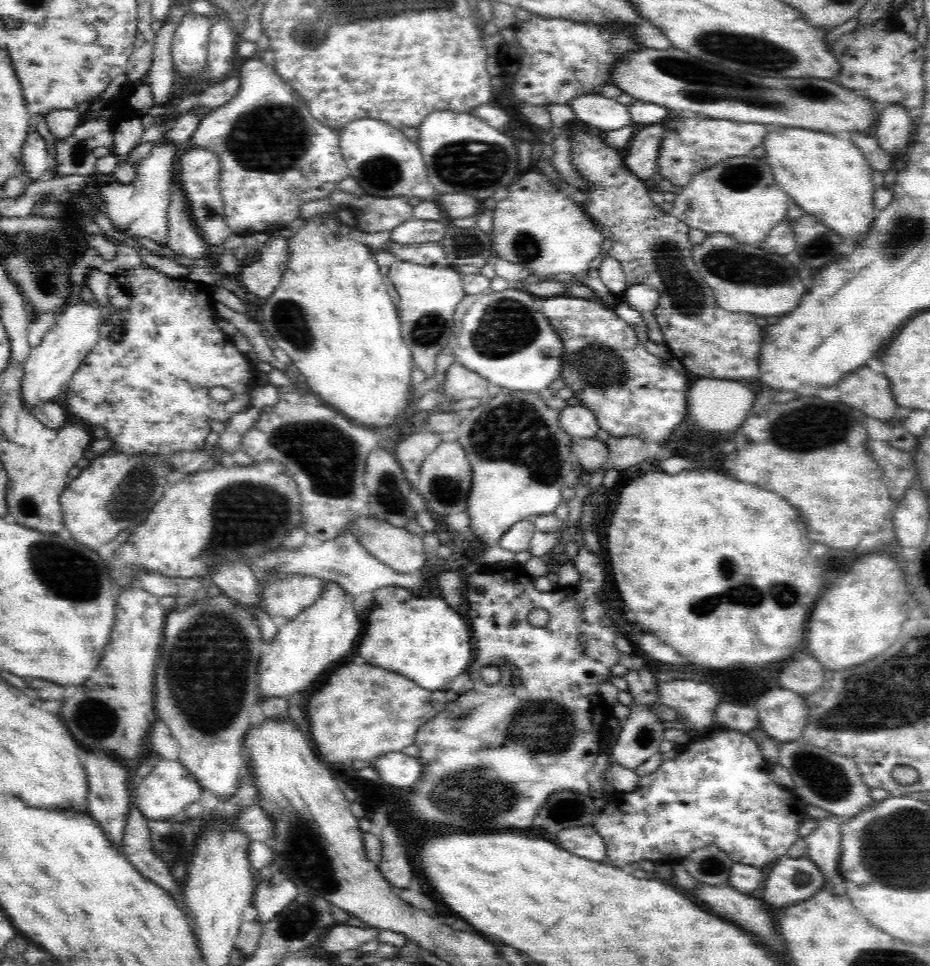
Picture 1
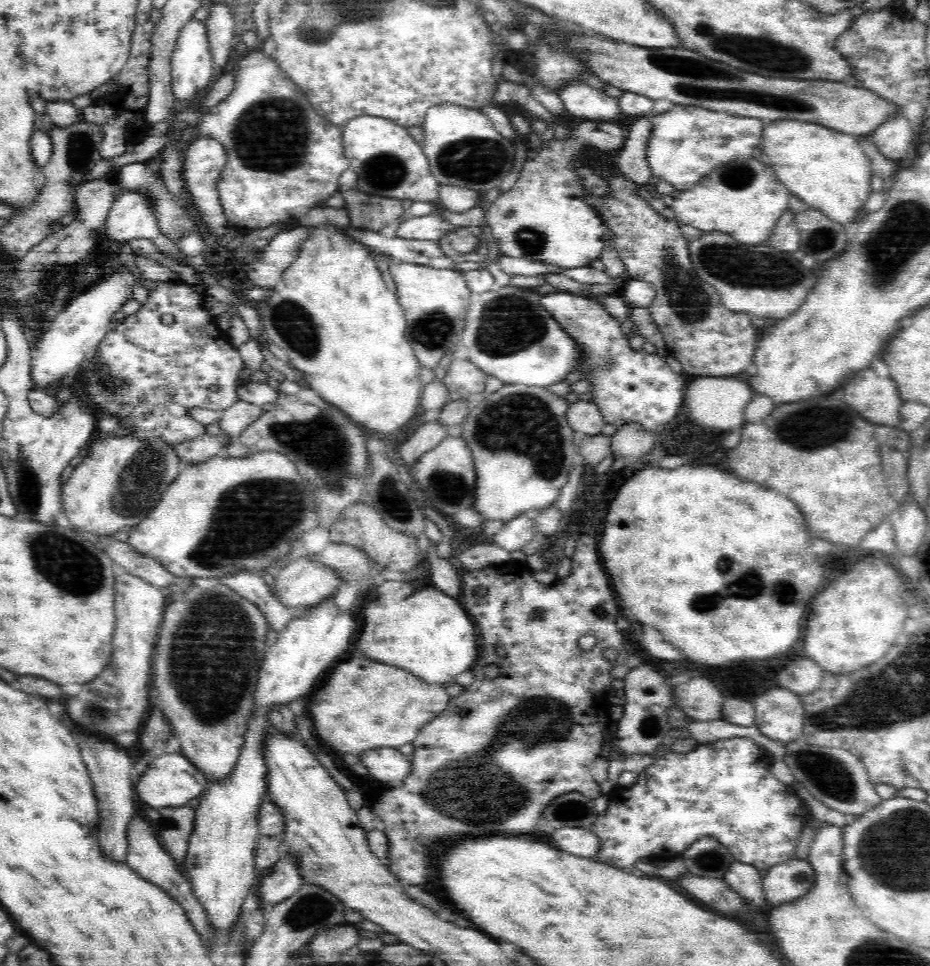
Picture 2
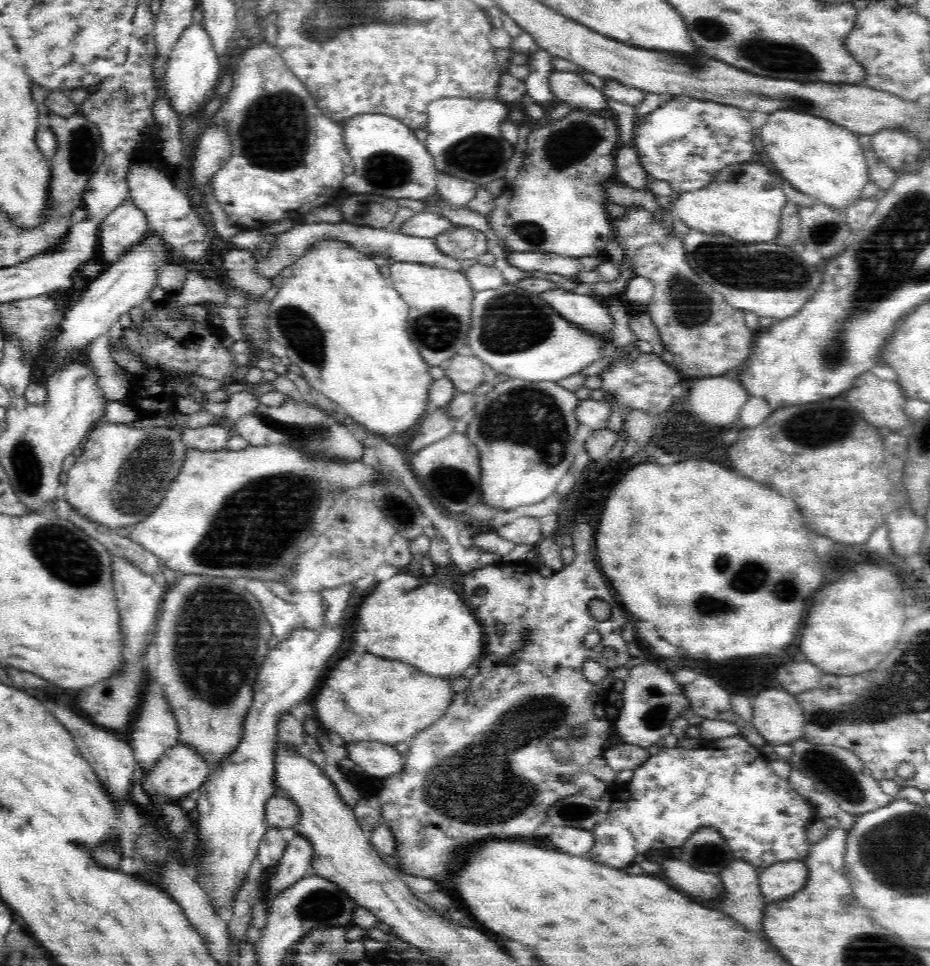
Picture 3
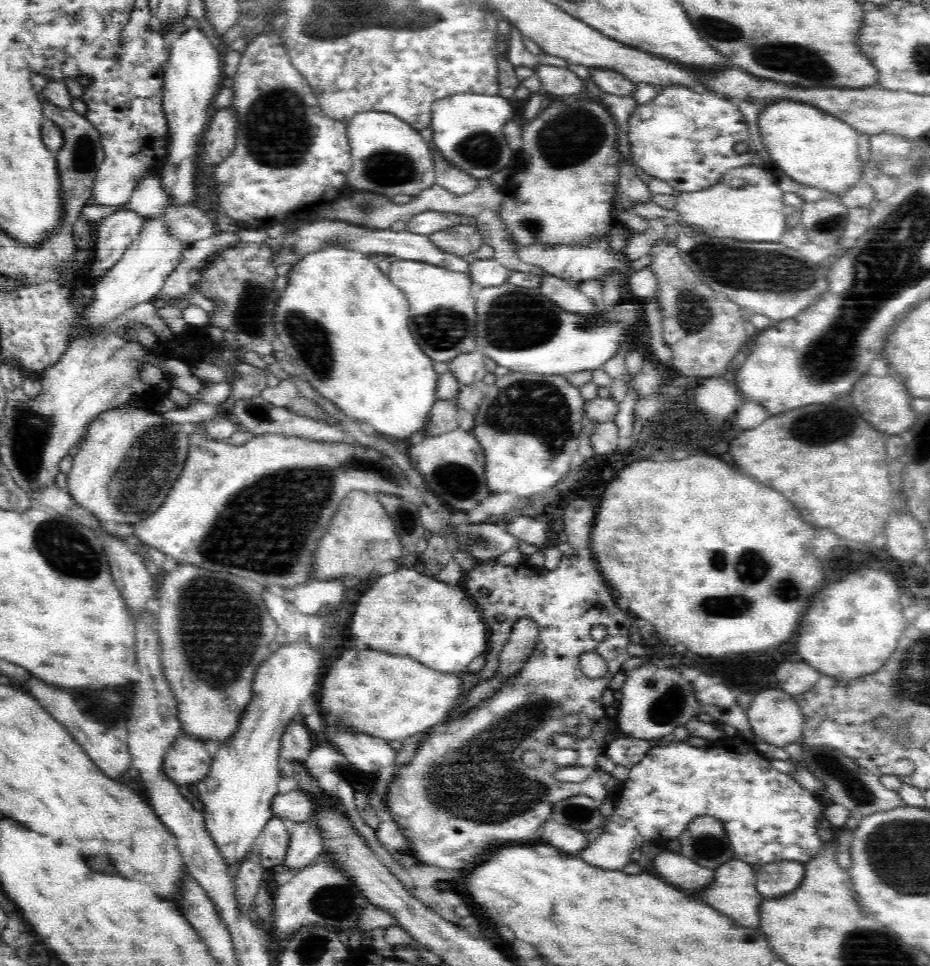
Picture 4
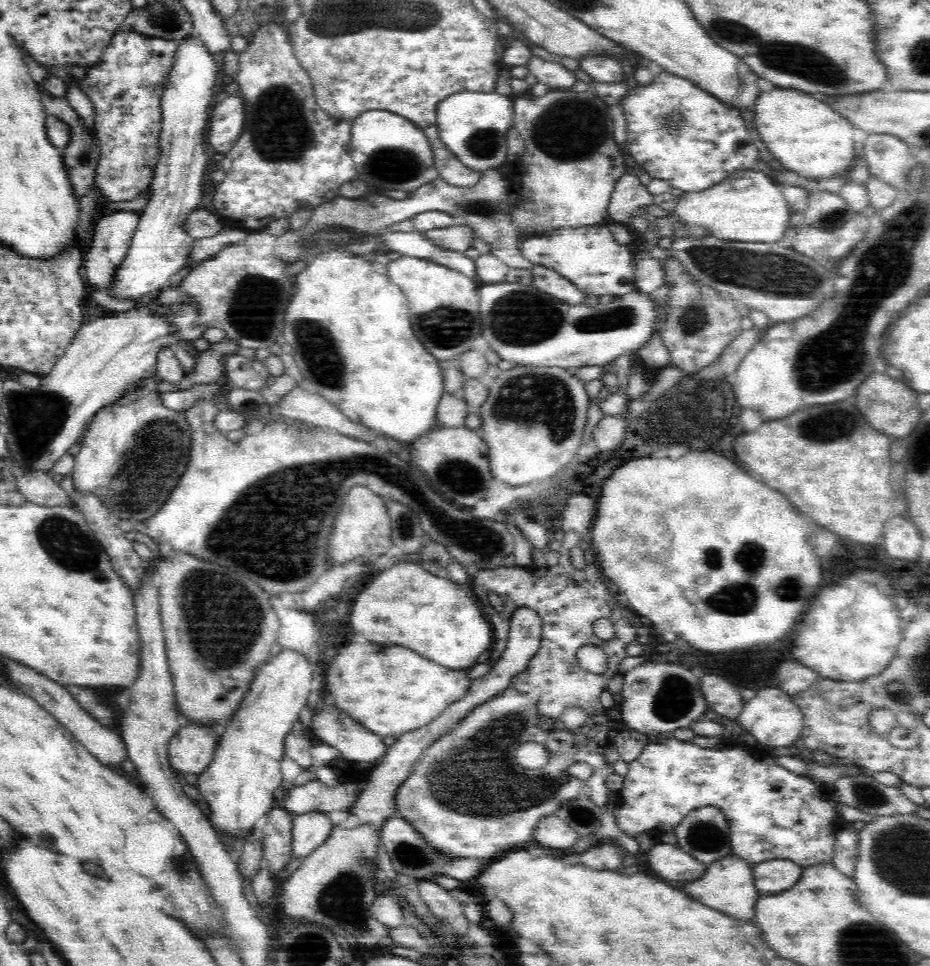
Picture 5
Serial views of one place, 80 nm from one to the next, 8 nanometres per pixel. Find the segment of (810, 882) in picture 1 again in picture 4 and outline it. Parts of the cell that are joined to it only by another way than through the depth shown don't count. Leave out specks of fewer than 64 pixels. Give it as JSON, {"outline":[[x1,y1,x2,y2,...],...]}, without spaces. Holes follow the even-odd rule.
{"outline":[[793,860,773,861,756,868,758,892,766,896,785,895,798,888,805,876,805,864]]}

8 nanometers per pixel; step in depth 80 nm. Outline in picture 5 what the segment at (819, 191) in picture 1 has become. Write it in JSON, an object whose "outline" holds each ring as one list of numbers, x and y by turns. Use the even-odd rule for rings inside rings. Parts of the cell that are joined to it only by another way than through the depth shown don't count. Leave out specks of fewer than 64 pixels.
{"outline":[[774,88,761,92,755,102,754,121,760,138,787,169,807,179,836,178,855,162,854,125,830,108,822,98,796,90]]}

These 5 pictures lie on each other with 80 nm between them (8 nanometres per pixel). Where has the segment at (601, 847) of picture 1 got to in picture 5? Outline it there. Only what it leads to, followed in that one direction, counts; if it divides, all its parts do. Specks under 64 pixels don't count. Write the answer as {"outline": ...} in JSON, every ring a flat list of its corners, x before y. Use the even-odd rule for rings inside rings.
{"outline":[[555,814,544,816,533,835,540,846,570,851,579,841,578,833]]}

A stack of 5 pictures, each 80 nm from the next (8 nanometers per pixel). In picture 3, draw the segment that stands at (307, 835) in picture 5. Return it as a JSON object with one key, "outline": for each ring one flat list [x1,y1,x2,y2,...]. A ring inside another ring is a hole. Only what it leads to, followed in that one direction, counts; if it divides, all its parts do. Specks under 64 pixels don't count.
{"outline":[[297,834,295,838,288,842,288,846,276,865,278,870,272,876,265,889,268,891,269,898,284,892,287,887,297,884,302,878,310,877,312,871,312,858,314,849,308,839]]}

